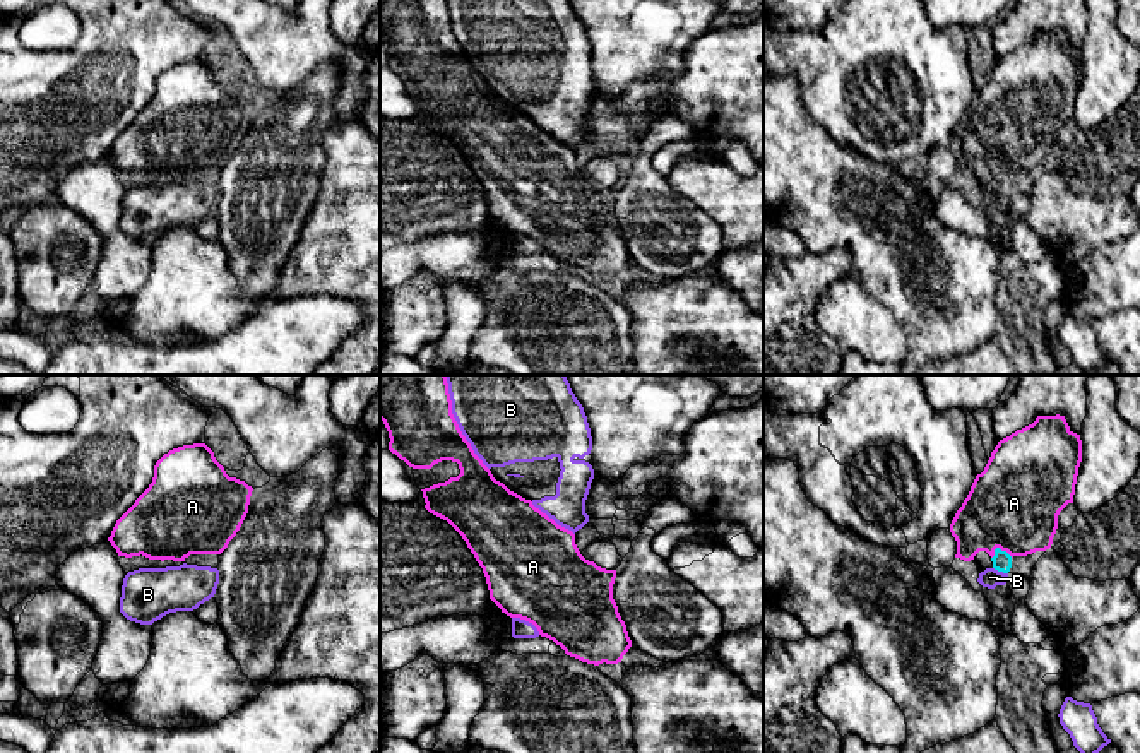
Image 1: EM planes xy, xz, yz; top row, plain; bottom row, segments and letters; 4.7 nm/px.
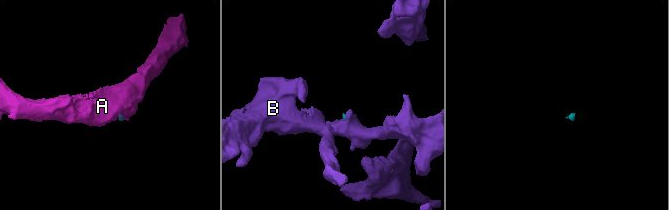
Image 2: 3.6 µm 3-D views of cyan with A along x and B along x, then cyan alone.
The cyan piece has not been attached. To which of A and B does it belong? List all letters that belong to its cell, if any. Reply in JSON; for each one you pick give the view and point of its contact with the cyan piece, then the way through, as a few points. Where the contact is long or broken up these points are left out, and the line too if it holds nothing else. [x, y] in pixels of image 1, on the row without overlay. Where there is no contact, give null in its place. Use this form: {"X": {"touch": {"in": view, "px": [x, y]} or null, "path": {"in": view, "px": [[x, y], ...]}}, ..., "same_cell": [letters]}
{"A": {"touch": {"in": "yz", "px": [998, 165]}}, "same_cell": ["A"]}

